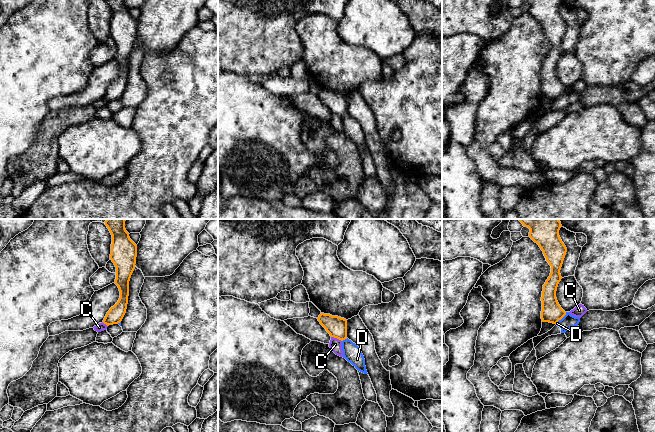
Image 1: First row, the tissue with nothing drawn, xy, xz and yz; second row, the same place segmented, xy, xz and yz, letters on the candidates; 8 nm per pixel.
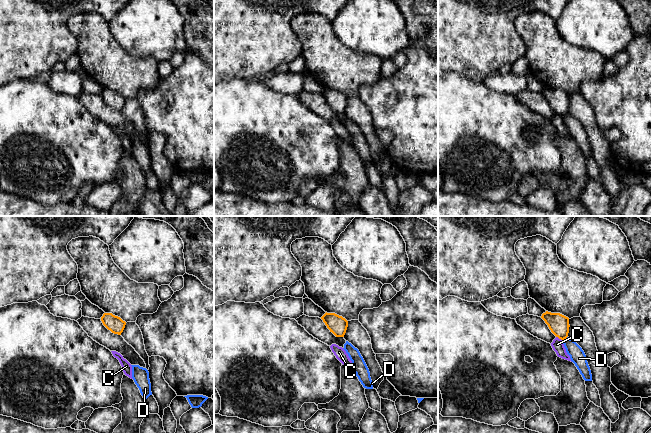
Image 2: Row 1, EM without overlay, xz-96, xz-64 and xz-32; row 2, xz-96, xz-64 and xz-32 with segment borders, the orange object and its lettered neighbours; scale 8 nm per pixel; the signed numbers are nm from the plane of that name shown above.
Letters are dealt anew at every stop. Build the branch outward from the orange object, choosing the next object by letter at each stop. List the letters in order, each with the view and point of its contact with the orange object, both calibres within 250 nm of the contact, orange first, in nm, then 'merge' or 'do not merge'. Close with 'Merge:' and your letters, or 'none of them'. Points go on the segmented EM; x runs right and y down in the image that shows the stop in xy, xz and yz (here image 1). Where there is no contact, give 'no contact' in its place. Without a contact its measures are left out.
C: contact xz (336, 337); calibres 160 and 100 nm; do not merge
D: contact yz (561, 318); calibres 160 and 110 nm; do not merge
Merge: none of them

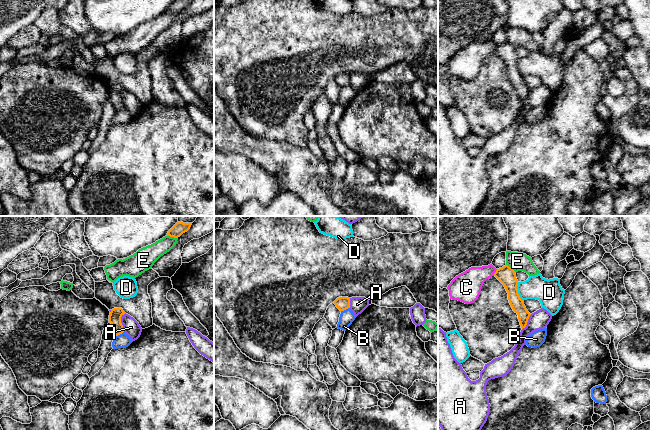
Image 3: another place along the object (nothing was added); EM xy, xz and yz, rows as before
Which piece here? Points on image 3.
A: contact xy (120, 322); calibres 100 and 130 nm; do not merge
B: contact xz (345, 309); calibres 110 and 120 nm; do not merge
C: contact yz (495, 272); calibres 140 and 220 nm; do not merge
D: contact yz (517, 291); calibres 140 and 200 nm; do not merge
E: contact xy (172, 236); calibres 100 and 150 nm; do not merge
Merge: none of them

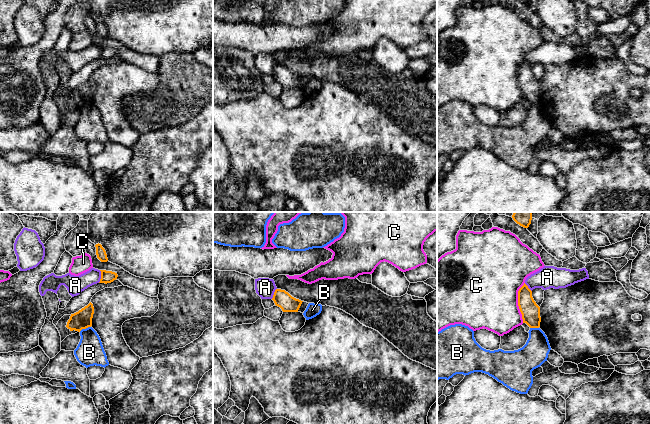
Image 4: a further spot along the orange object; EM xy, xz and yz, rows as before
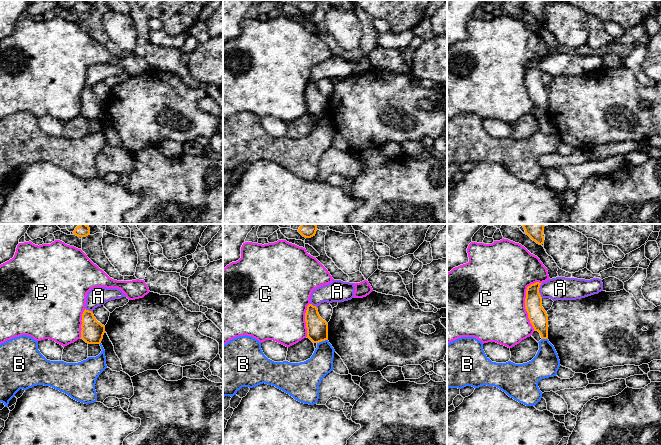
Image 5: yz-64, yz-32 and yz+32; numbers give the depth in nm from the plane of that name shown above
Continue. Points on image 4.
A: contact xy (101, 276); calibres 100 and 150 nm; do not merge
B: contact xy (84, 328); calibres 150 and 220 nm; do not merge
C: contact yz (518, 302); calibres 150 and 480 nm; do not merge
Merge: none of them

